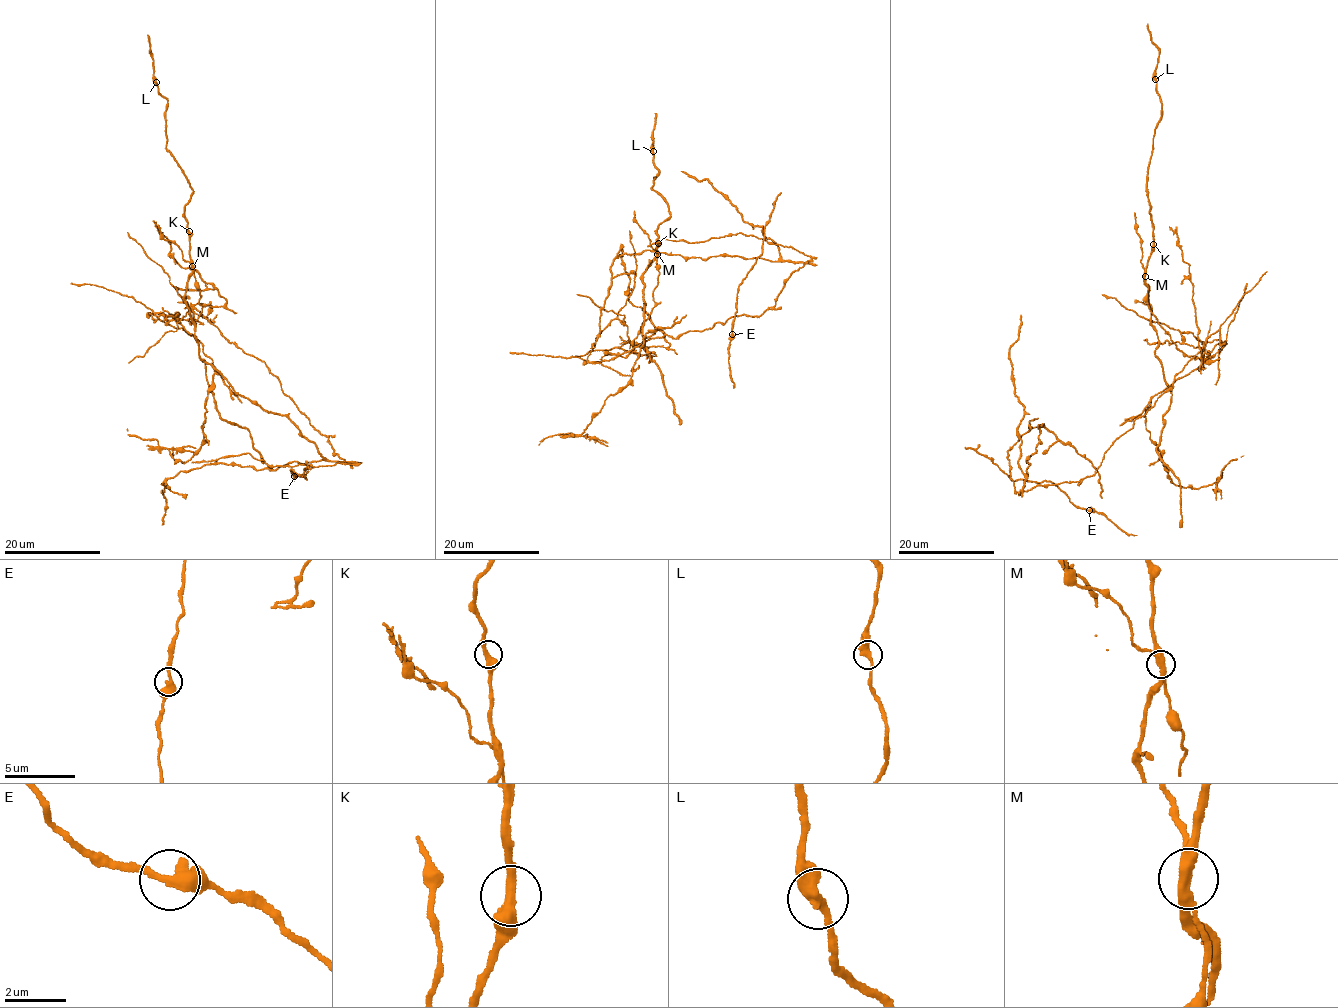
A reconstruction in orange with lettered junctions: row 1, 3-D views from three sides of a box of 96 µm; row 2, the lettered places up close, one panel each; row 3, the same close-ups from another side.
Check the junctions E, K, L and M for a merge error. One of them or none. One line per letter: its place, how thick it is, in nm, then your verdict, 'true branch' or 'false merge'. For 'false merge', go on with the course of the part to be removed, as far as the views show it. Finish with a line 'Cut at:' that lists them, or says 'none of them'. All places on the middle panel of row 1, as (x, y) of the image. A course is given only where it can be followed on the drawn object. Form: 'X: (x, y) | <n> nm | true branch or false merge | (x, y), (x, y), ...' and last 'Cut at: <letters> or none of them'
E: (732, 334) | 380 nm | true branch
K: (658, 243) | 360 nm | true branch
L: (653, 151) | 400 nm | true branch
M: (657, 254) | 400 nm | false merge | (657, 253), (654, 306), (633, 350), (731, 317), (759, 316), (803, 264), (624, 253), (611, 266), (590, 348)
Cut at: M

